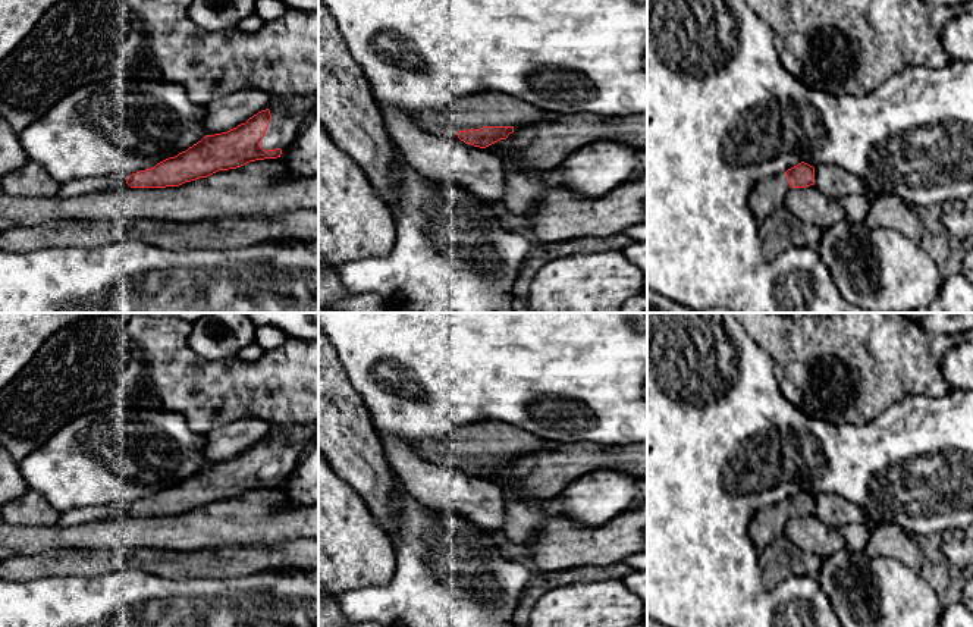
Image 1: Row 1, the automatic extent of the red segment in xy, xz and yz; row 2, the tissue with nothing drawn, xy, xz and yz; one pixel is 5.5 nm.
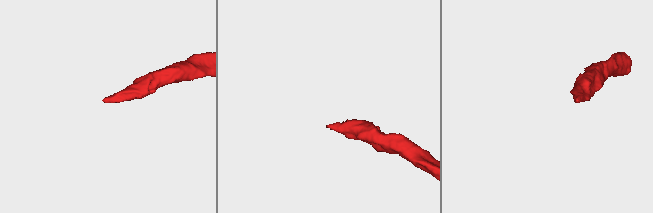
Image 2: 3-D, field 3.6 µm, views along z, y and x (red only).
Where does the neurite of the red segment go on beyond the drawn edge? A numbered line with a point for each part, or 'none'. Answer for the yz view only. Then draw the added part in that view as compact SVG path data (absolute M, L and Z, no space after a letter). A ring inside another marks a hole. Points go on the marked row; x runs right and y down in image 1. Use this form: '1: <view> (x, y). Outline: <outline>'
1: yz (769, 193). Outline: M785 173L760 179L748 195L750 216L762 223L778 206L784 206L790 189Z

